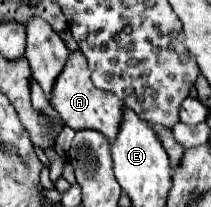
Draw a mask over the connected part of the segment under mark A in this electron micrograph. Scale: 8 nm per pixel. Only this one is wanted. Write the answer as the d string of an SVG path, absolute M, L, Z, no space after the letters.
M79 50L69 52L61 74L55 78L49 104L51 104L51 108L55 108L59 112L61 120L73 130L83 130L83 128L99 130L111 142L115 140L115 136L119 132L119 120L121 120L121 114L123 114L123 102L113 92L105 92L105 90L95 88L95 84L89 78L87 60Z

